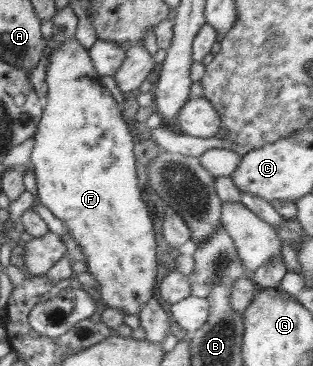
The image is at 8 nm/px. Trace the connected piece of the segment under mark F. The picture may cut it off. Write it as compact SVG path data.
M71 38L63 42L57 50L54 50L49 56L49 66L47 66L47 105L42 111L42 117L39 121L36 133L33 136L34 146L31 152L31 168L35 174L37 184L38 200L43 203L55 218L62 220L67 227L68 234L77 242L86 258L87 272L95 277L100 286L97 286L97 292L106 307L120 308L125 314L139 314L142 306L154 297L153 287L157 274L156 244L155 233L153 232L153 222L149 218L147 206L141 200L141 190L137 188L139 180L135 174L135 154L134 138L131 135L129 127L123 119L126 111L121 111L120 105L113 99L112 94L107 88L102 86L101 78L93 67L93 62L88 54L88 50L83 48L76 38Z

